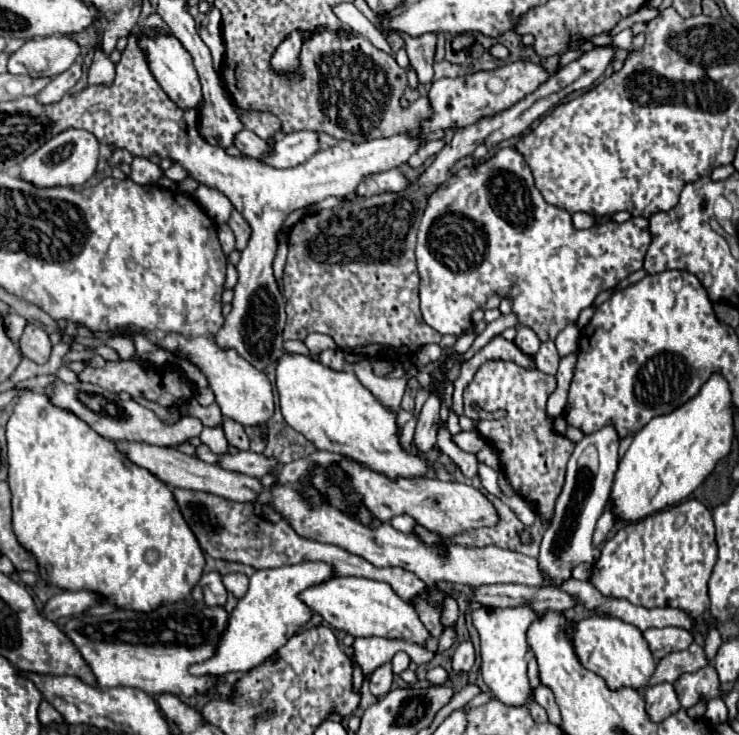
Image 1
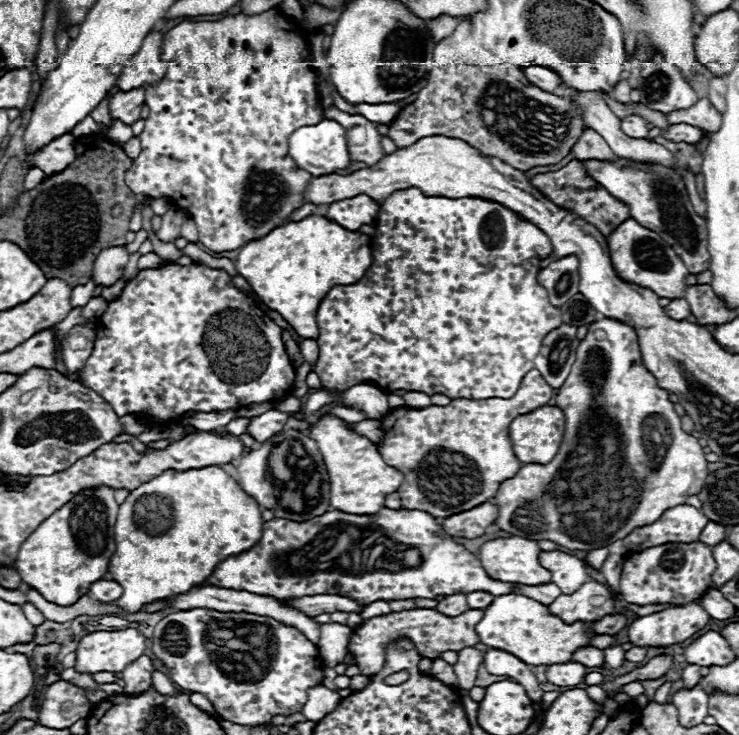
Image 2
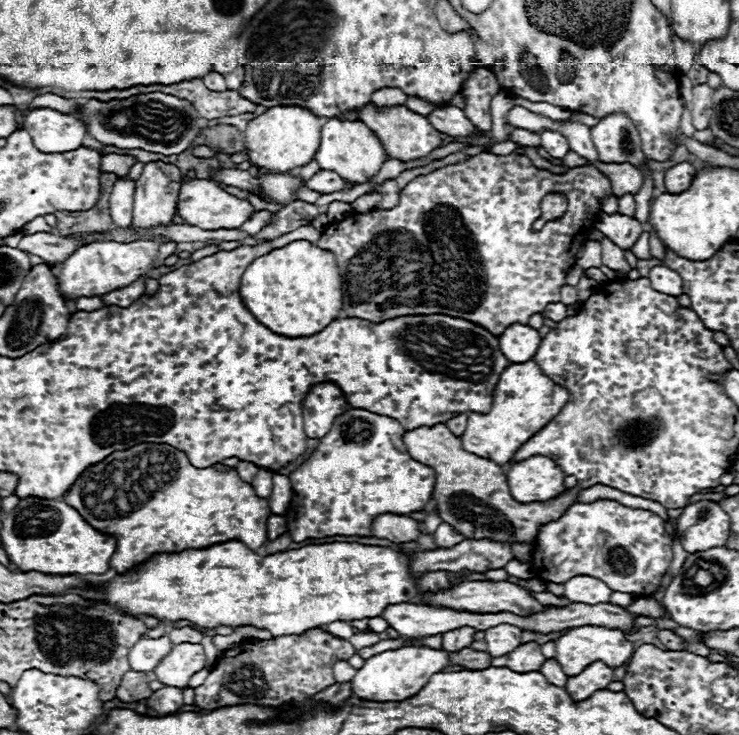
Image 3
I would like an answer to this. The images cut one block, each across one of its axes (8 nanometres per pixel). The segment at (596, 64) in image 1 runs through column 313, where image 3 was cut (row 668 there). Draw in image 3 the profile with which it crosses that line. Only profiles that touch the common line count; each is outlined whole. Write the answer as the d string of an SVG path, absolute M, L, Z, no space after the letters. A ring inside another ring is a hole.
M322 628L302 636L278 636L270 640L244 640L232 650L224 650L216 668L206 682L194 688L194 706L200 710L218 710L222 706L256 704L278 708L288 702L304 702L316 692L336 684L332 668L340 660L354 656L354 646L348 640L332 638Z

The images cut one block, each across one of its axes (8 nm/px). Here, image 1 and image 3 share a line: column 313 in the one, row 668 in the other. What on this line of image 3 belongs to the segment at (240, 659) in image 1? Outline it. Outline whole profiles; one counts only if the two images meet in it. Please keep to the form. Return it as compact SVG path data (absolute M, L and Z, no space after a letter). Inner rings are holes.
M578 626L566 630L564 636L560 636L556 642L556 660L566 672L566 676L578 676L582 670L586 670L592 662L602 660L608 668L618 668L630 662L632 658L632 642L626 640L626 634L622 630L612 630L604 626Z

